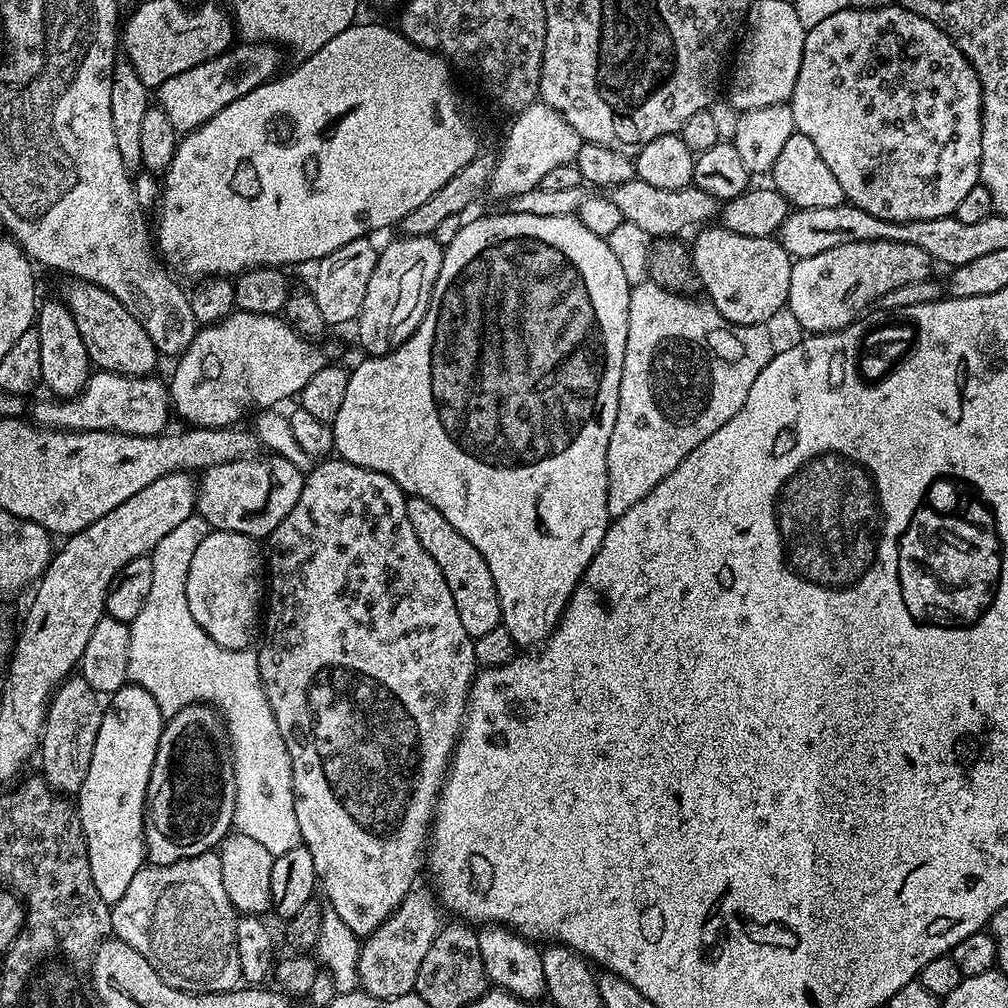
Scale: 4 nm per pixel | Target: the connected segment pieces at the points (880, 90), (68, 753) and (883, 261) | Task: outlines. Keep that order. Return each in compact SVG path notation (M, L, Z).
M899 6L862 10L846 7L840 13L831 14L818 25L807 29L804 33L804 49L802 50L802 67L798 69L798 82L794 82L794 94L790 101L794 114L796 131L806 134L810 142L822 154L822 162L830 166L834 178L844 191L847 203L866 210L866 214L874 214L874 218L882 218L890 222L914 222L926 218L942 218L955 214L958 202L973 186L980 183L980 159L982 158L982 90L978 82L978 74L970 66L970 62L954 46L954 42L934 26L926 18L908 12Z
M79 674L69 675L49 699L44 730L40 734L39 771L57 794L79 793L82 782L86 782L86 770L90 770L90 757L94 755L94 742L98 739L98 726L102 726L104 717L105 705L102 700L100 704L100 700L98 693Z
M846 242L842 246L834 246L834 250L822 250L822 254L814 254L814 258L802 258L793 263L786 308L792 311L793 318L805 328L805 333L838 332L855 324L861 314L867 313L890 290L909 285L910 282L929 279L928 271L931 268L934 268L934 261L926 254L926 250L918 250L918 246L906 246L906 242Z

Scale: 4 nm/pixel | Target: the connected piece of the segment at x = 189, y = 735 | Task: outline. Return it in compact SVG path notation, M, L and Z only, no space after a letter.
M194 703L167 717L158 742L158 754L154 754L154 770L150 770L144 803L144 854L147 863L166 866L213 851L233 831L235 809L234 770L220 713L207 704Z

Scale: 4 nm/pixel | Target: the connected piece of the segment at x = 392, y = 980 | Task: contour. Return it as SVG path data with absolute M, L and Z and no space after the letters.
M409 892L382 926L363 937L358 954L359 987L368 995L389 1000L409 995L415 989L418 966L422 966L422 958L426 958L426 950L430 950L430 942L434 942L442 927L441 909L433 893L428 892Z

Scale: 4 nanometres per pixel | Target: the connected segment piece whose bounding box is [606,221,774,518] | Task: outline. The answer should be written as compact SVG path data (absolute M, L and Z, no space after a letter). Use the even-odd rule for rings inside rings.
M624 221L606 239L610 250L614 253L614 258L622 265L622 274L625 275L628 284L635 286L630 291L626 354L624 355L624 369L618 394L618 418L614 422L614 434L610 434L610 446L608 447L608 515L615 518L626 514L626 510L630 510L630 506L634 506L634 502L642 502L646 498L646 494L650 494L650 490L654 490L654 486L658 486L658 482L662 482L662 478L670 475L683 462L686 454L690 454L690 450L694 450L694 446L702 446L702 442L706 442L706 438L710 438L710 434L714 434L714 430L726 426L726 422L730 422L730 418L734 418L734 414L738 414L738 410L742 410L742 406L746 402L746 394L750 394L750 386L754 386L754 378L758 378L758 374L762 374L762 370L772 361L774 347L772 348L772 336L767 332L769 329L765 325L735 324L727 320L707 299L680 295L669 289L664 289L660 285L644 282L647 279L652 238L643 229L639 229L637 225Z

